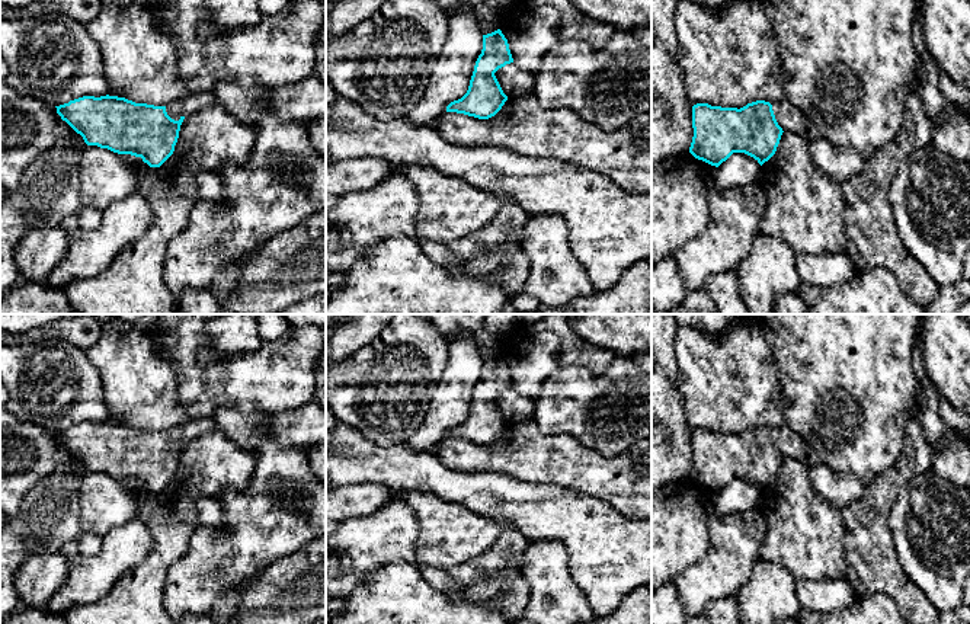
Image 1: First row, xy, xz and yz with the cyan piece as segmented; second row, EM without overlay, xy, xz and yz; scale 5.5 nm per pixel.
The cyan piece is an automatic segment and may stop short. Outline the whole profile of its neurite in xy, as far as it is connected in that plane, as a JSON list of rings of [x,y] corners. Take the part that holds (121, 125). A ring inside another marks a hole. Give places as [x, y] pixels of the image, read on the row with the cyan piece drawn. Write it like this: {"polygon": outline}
{"polygon": [[[212,92],[188,95],[167,106],[118,96],[83,96],[55,106],[87,145],[141,157],[160,167],[175,151],[183,119],[217,102]]]}

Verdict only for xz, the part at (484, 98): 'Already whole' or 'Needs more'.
Already whole

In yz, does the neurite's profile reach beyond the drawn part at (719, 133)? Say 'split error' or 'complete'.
split error

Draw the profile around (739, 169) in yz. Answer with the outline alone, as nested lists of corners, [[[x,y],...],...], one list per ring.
[[[733,153],[714,172],[714,185],[718,189],[746,186],[759,182],[761,164],[745,153]]]

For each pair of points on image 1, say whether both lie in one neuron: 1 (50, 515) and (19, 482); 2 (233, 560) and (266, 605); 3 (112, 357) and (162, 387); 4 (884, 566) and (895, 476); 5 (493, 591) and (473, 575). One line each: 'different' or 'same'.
1: different
2: different
3: same
4: same
5: different

